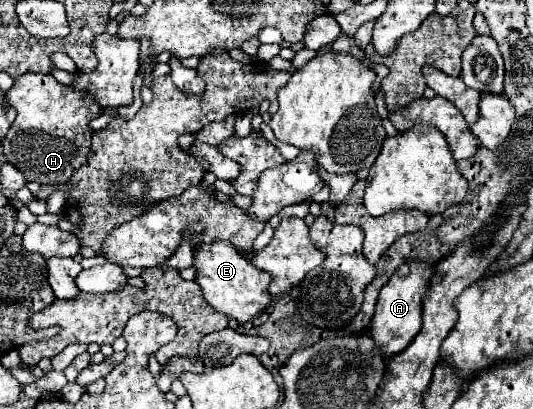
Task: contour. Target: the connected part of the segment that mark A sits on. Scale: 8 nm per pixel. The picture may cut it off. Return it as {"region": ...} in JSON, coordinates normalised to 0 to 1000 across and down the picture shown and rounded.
{"region":[[[767,636],[734,675],[726,699],[715,704],[700,782],[692,792],[692,822],[704,836],[704,846],[715,856],[722,880],[752,861],[782,822],[790,802],[790,733],[805,704],[809,670],[812,670],[809,650],[794,650],[790,641]]]}

